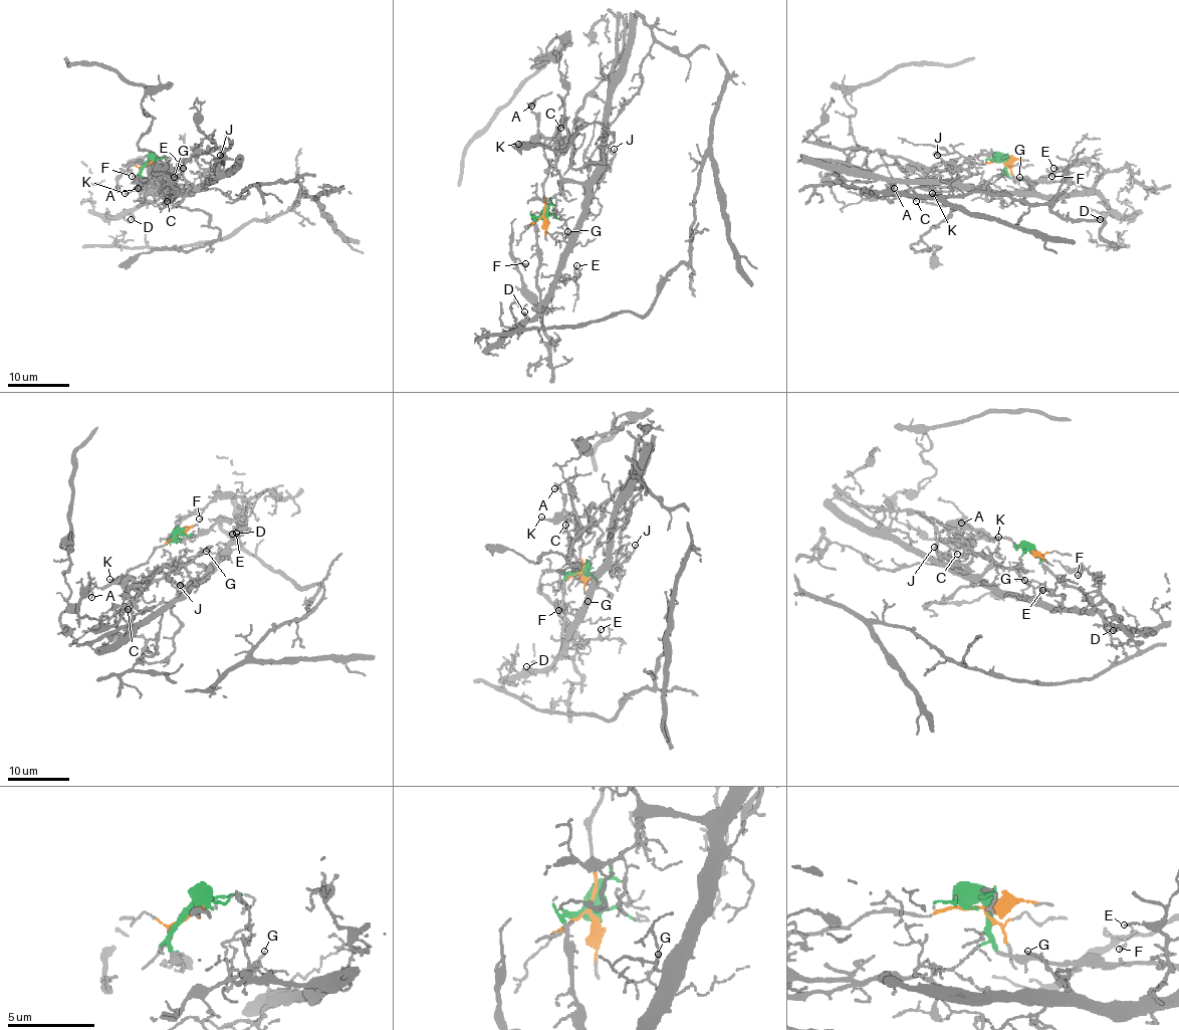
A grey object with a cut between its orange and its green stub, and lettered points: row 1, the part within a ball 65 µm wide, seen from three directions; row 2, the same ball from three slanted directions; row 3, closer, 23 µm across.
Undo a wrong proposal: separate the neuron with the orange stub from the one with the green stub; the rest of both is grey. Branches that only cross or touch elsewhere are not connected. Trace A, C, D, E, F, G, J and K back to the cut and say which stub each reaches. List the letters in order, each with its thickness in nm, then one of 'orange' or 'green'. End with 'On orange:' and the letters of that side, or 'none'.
A: 110 nm | orange
C: 130 nm | green
D: 80 nm | green
E: 110 nm | green
F: 90 nm | green
G: 100 nm | green
J: 110 nm | green
K: 100 nm | orange
On orange: A, K

